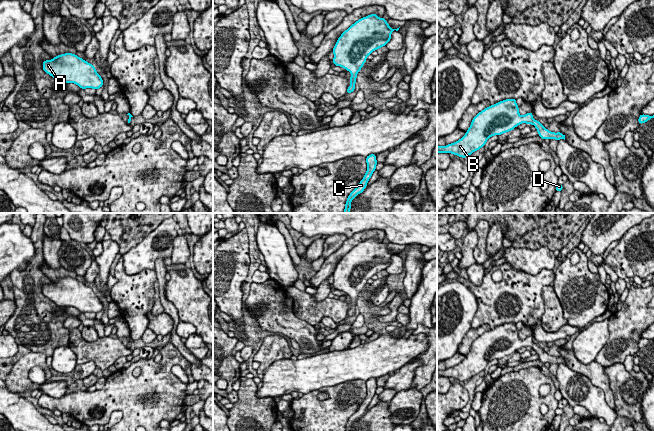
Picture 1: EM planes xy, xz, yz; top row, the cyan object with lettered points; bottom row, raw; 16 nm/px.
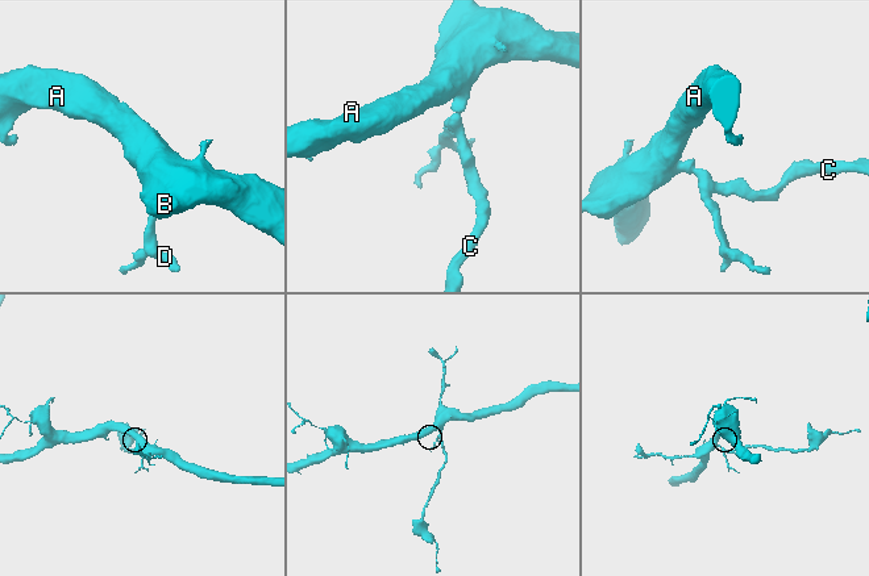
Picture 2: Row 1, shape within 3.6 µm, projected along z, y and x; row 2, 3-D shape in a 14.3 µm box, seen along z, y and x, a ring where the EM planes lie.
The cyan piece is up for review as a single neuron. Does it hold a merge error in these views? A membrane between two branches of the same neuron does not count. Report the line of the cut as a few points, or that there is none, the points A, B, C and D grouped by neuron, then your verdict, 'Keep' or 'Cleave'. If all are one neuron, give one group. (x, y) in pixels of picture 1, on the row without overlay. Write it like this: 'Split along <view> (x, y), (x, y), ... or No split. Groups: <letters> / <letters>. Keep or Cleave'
No split. Groups: A B C D. Keep

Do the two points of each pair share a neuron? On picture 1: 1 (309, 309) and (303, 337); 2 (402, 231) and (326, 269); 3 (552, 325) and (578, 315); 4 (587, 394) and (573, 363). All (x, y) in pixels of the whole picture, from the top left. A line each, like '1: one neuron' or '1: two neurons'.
1: two neurons
2: two neurons
3: two neurons
4: two neurons

